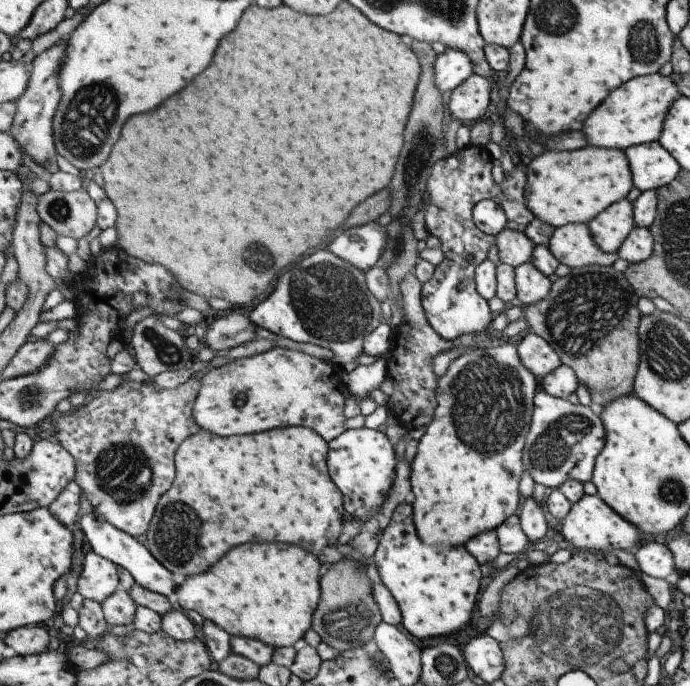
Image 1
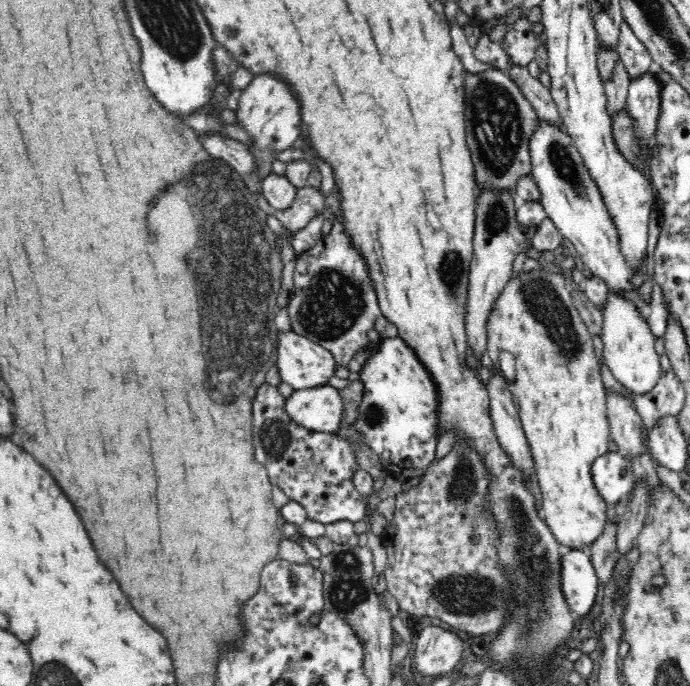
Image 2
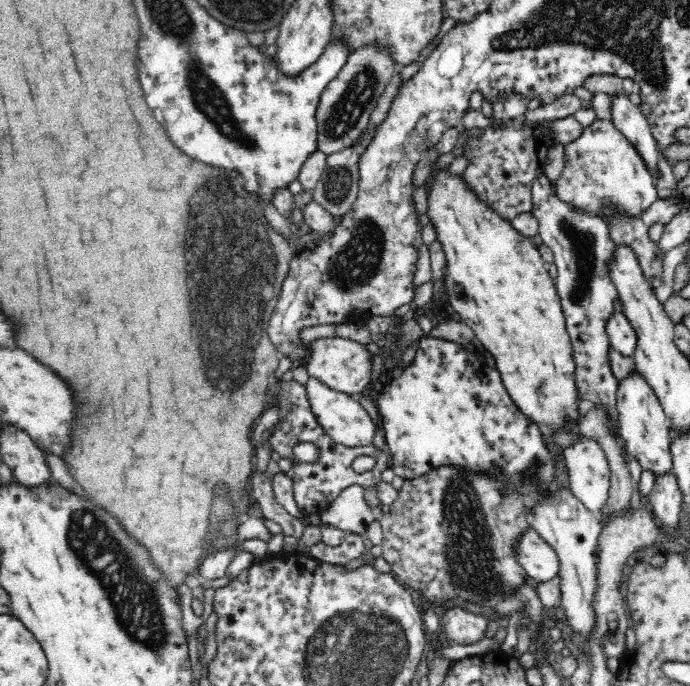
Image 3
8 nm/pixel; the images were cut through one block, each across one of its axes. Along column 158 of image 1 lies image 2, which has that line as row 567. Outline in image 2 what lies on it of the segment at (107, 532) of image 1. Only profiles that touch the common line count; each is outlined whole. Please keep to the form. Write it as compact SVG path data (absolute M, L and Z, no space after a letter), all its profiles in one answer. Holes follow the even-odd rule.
M570 548L559 556L561 595L576 617L586 616L598 592L597 576L590 556L580 548Z

